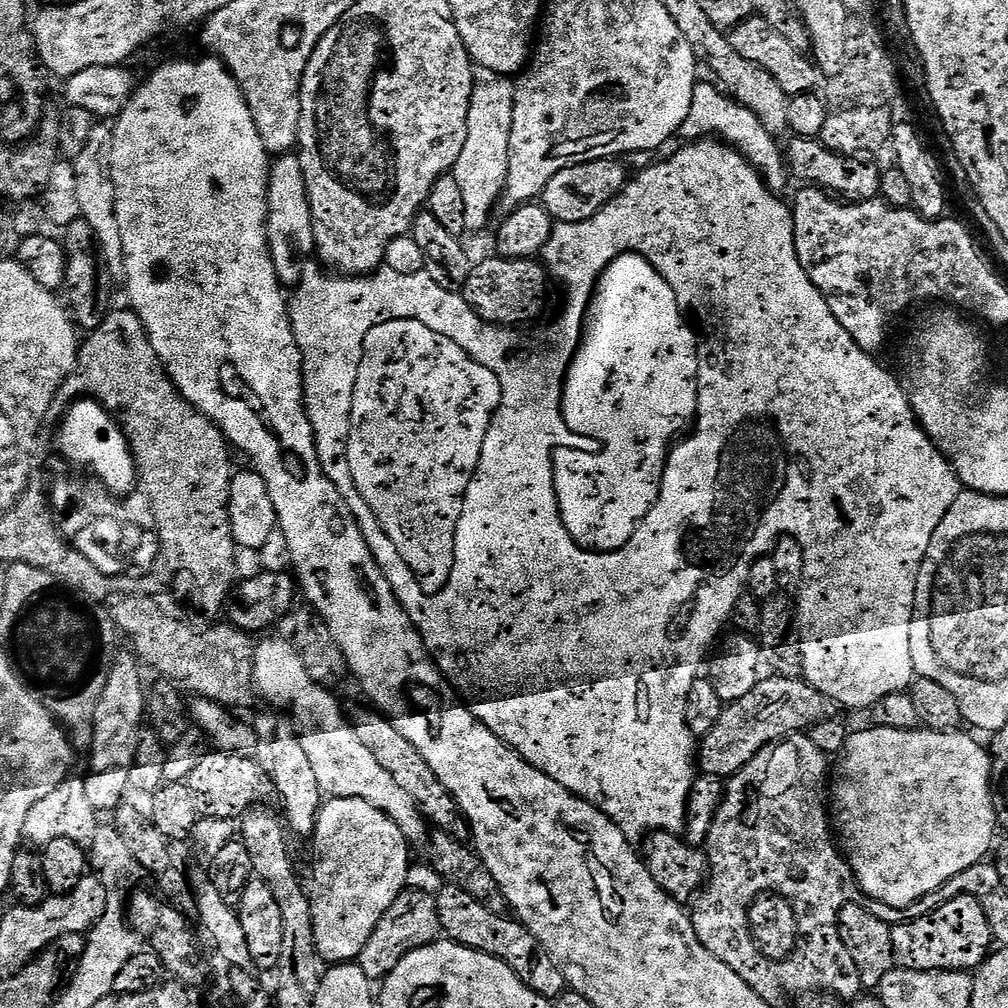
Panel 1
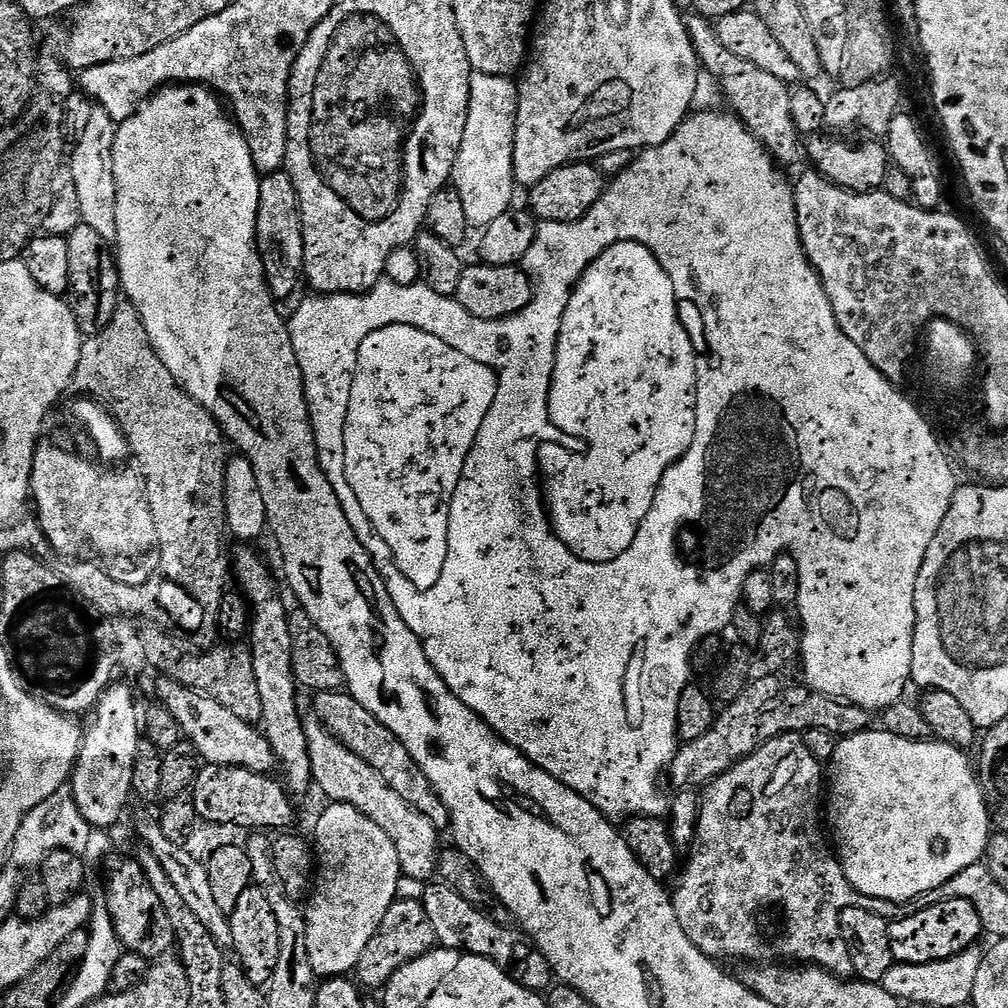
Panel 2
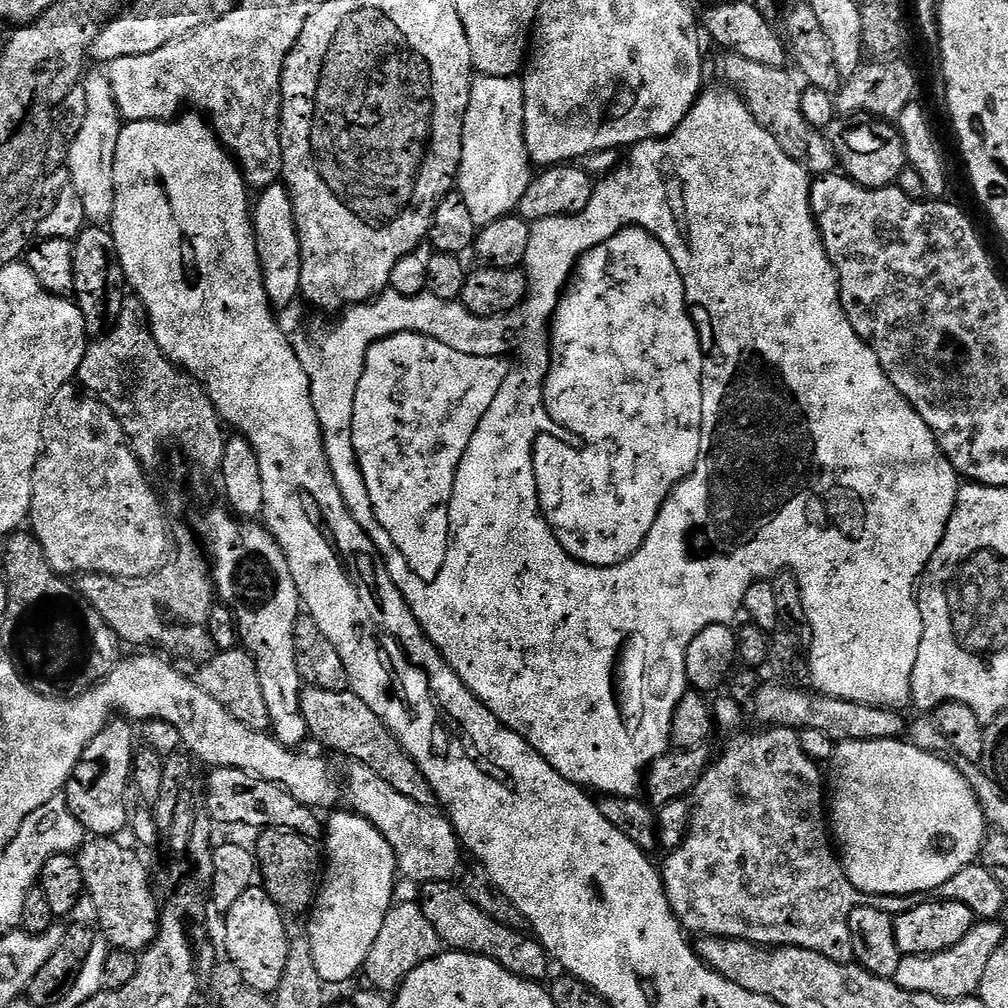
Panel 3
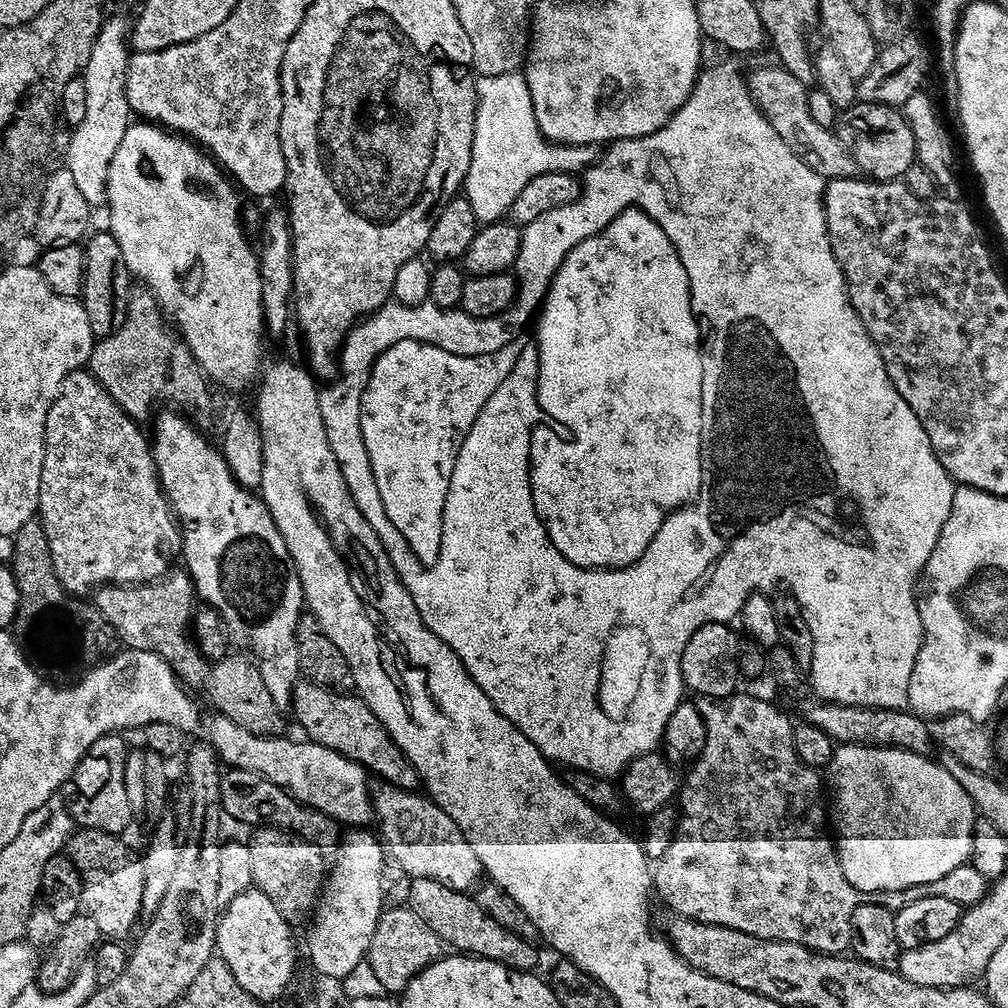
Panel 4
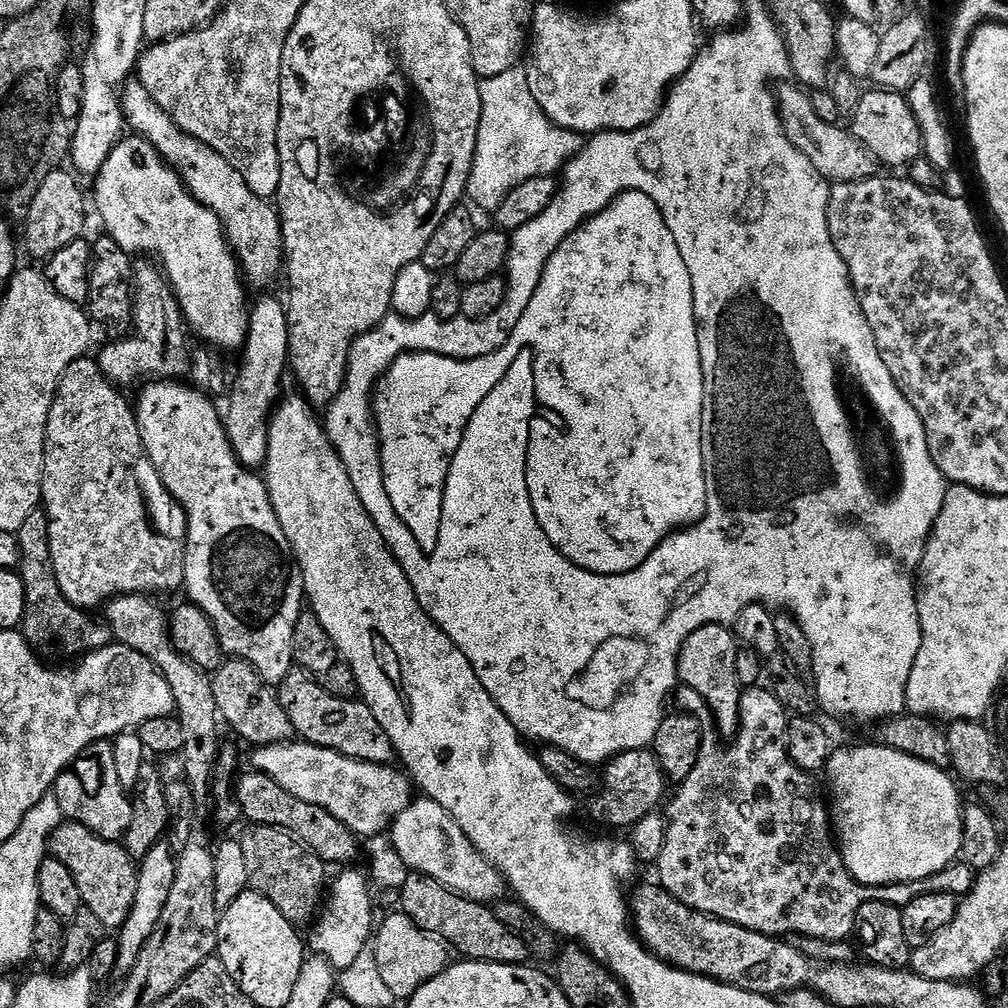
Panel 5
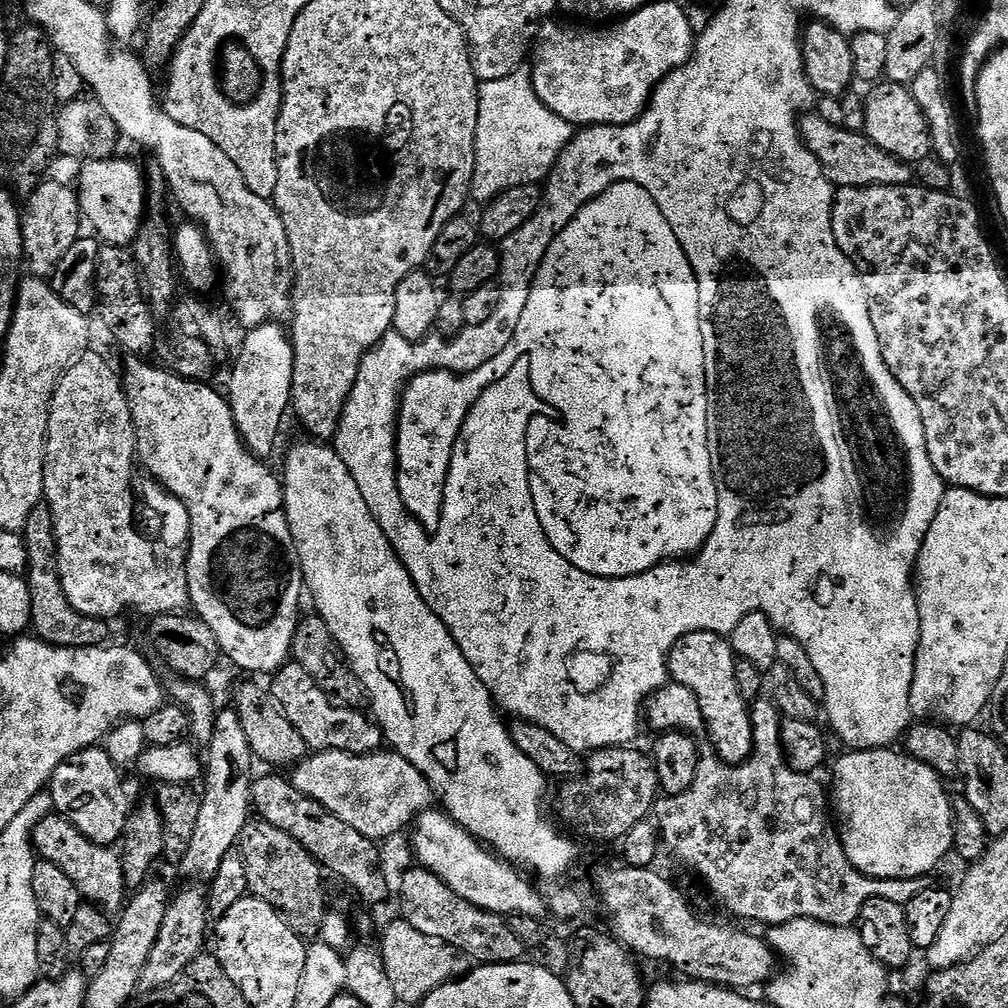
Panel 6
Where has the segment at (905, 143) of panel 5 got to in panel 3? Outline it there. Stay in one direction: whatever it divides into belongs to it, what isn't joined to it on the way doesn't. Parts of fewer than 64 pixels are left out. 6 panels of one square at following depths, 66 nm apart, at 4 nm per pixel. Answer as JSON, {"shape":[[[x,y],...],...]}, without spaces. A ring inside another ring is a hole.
{"shape":[[[840,114],[826,129],[826,135],[832,141],[839,167],[848,179],[861,184],[863,188],[886,188],[895,185],[898,174],[902,174],[908,163],[900,129],[887,120],[863,114]]]}

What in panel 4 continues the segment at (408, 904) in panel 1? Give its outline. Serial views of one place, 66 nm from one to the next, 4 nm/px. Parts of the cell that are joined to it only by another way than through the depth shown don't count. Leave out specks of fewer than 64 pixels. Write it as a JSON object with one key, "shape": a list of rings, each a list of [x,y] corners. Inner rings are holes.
{"shape":[[[389,907],[378,922],[378,930],[374,930],[374,942],[370,942],[367,961],[388,994],[403,994],[410,982],[414,982],[432,964],[437,964],[445,952],[444,941],[411,908]]]}

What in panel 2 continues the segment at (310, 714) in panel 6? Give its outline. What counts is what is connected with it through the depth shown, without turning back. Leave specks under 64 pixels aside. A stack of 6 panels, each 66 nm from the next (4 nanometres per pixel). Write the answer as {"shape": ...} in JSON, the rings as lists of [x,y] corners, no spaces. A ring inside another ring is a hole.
{"shape":[[[344,690],[317,692],[314,700],[316,700],[314,714],[319,717],[320,723],[324,725],[325,729],[331,732],[336,739],[342,741],[351,752],[358,754],[358,758],[365,760],[398,794],[398,798],[402,798],[402,802],[406,802],[414,810],[426,814],[426,818],[430,818],[430,822],[434,822],[437,830],[449,827],[448,811],[442,798],[434,790],[430,778],[426,778],[426,774],[418,766],[418,762],[414,762],[414,758],[410,758],[410,750],[406,750],[406,746],[402,746],[402,742],[395,734],[386,726],[382,726],[382,722],[378,722],[378,718],[374,718],[374,714],[370,714],[370,710],[366,710],[366,706],[359,704]]]}

